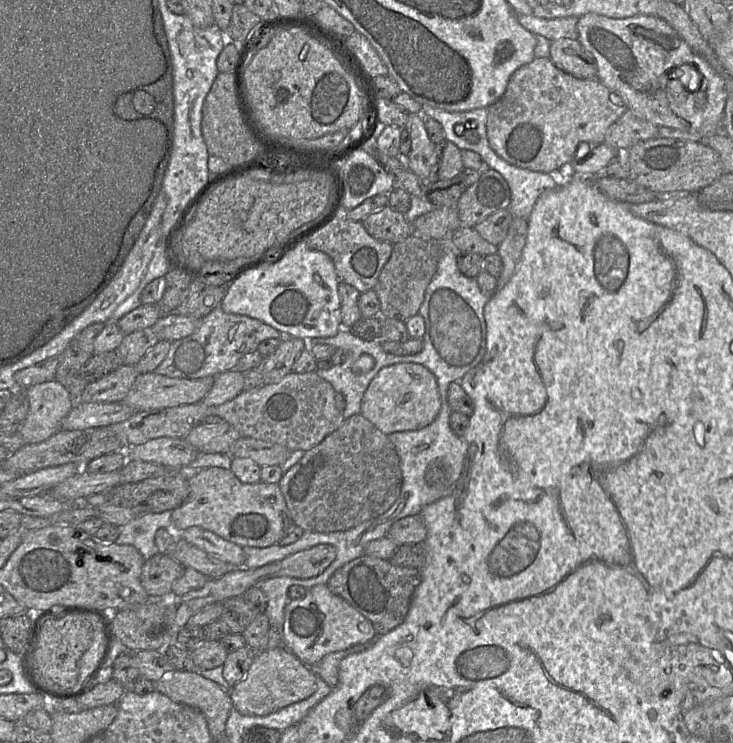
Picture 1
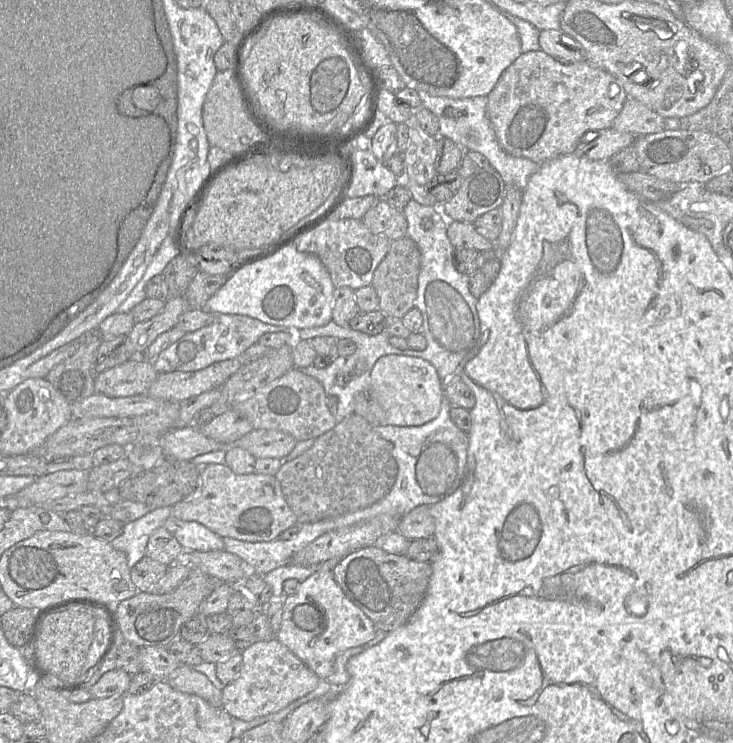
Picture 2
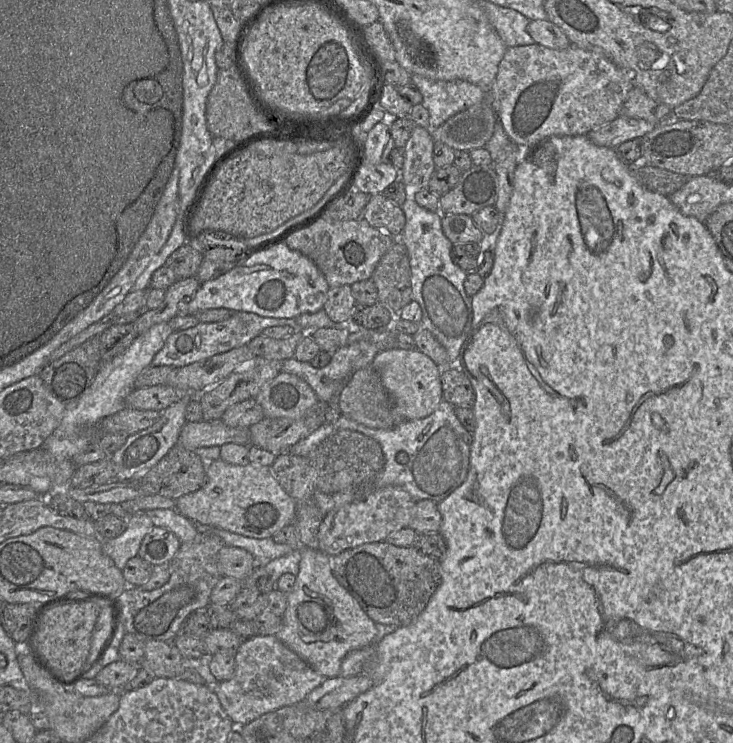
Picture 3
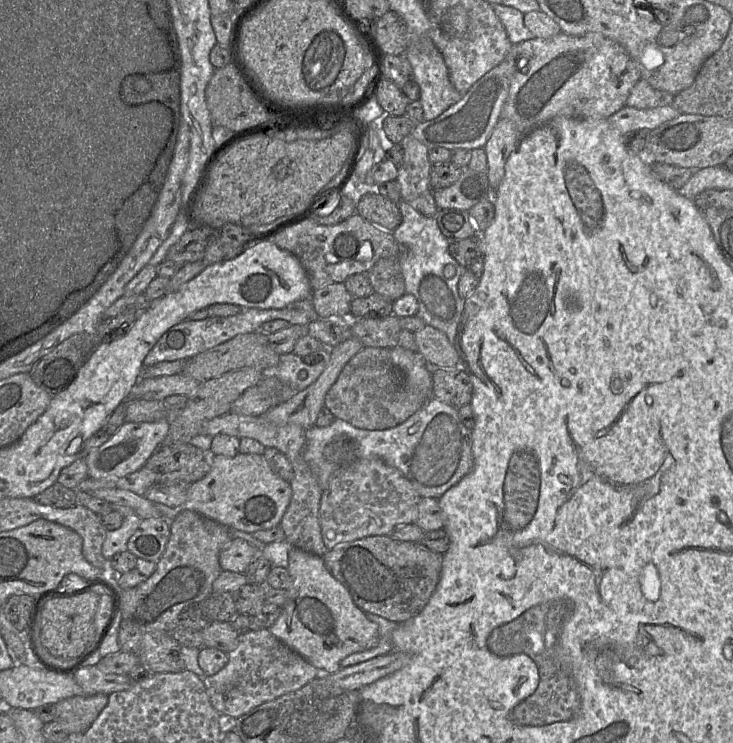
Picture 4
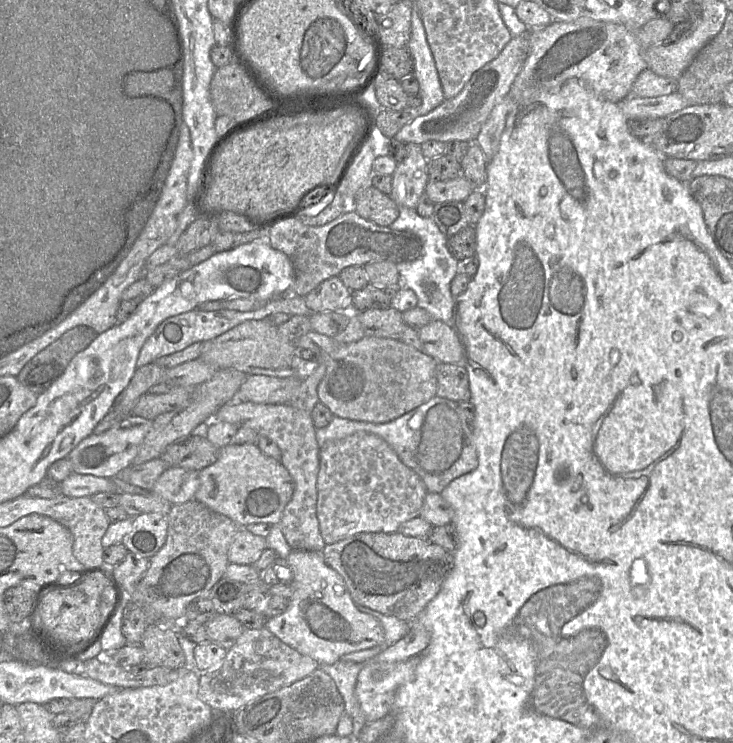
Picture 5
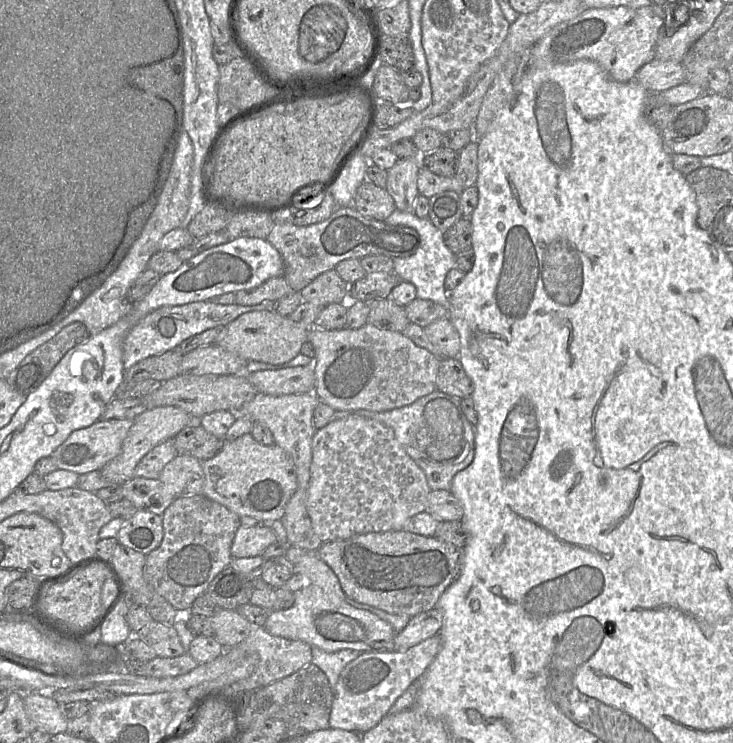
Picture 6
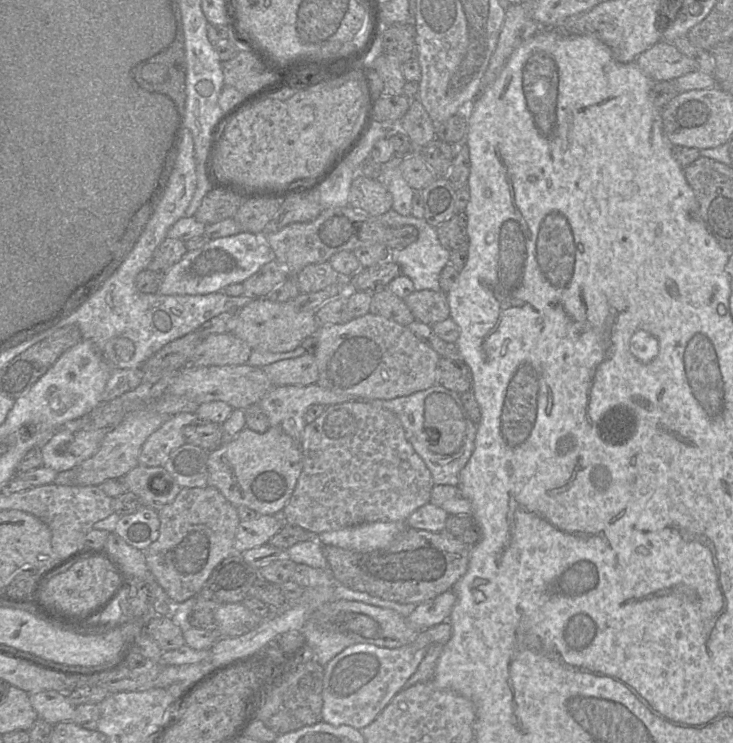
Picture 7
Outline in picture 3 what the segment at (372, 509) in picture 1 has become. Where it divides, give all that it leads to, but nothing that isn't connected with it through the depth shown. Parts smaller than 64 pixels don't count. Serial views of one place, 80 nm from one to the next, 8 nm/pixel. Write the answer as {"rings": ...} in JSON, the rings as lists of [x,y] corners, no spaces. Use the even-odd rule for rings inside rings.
{"rings":[[[338,430],[325,438],[305,456],[281,453],[272,464],[272,473],[295,502],[310,499],[315,491],[326,494],[343,493],[361,499],[374,490],[374,478],[384,467],[380,444],[355,431]]]}

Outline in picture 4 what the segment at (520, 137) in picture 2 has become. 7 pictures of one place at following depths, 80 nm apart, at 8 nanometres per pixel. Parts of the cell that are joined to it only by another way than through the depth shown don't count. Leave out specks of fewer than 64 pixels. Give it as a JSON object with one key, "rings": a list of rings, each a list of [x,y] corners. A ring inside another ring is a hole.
{"rings":[[[564,32],[548,38],[536,38],[512,45],[516,70],[511,78],[502,118],[510,120],[521,137],[555,117],[609,119],[626,105],[628,96],[641,78],[640,71],[627,51],[601,33],[571,36]]]}

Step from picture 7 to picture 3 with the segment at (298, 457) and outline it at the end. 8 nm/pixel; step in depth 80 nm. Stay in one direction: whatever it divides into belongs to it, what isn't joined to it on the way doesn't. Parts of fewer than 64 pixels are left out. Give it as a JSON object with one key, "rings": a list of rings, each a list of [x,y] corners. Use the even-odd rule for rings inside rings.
{"rings":[[[222,459],[205,462],[205,484],[175,500],[175,510],[197,526],[264,539],[271,538],[277,531],[294,523],[296,502],[274,477],[271,467],[251,463],[245,466],[233,465]]]}

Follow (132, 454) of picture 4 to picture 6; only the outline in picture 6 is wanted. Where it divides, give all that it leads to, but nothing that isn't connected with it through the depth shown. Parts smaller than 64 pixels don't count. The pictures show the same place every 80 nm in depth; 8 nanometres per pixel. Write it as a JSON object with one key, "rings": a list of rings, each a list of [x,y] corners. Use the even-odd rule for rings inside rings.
{"rings":[[[100,418],[91,426],[73,431],[69,437],[52,453],[58,469],[71,471],[78,475],[100,471],[107,463],[117,457],[121,450],[133,419]]]}

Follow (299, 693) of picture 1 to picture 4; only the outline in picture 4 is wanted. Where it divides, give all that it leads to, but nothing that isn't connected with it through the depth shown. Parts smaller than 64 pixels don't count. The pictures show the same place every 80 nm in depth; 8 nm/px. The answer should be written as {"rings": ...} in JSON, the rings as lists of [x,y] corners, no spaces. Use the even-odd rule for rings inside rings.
{"rings":[[[267,628],[240,634],[239,642],[228,652],[228,658],[220,671],[203,680],[212,706],[222,716],[223,727],[226,727],[227,719],[236,719],[264,702],[298,690],[320,674],[320,670],[281,643]]]}

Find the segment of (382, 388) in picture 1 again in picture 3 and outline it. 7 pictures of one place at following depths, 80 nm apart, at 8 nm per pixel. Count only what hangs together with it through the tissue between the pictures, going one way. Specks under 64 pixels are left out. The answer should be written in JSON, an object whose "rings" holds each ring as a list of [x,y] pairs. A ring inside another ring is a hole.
{"rings":[[[393,348],[378,353],[372,363],[388,393],[393,410],[404,420],[422,419],[432,414],[443,399],[442,368],[417,349]]]}

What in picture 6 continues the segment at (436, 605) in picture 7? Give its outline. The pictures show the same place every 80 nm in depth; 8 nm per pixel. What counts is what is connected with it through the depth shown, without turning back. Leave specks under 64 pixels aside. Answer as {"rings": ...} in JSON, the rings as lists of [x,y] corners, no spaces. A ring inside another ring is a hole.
{"rings":[[[436,607],[411,617],[403,630],[396,634],[393,651],[405,652],[427,638],[439,633],[442,613]]]}

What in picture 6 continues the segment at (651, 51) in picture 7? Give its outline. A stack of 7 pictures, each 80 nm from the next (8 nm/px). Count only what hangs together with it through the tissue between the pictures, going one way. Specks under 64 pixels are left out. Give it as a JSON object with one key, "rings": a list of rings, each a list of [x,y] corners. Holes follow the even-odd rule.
{"rings":[[[654,58],[636,73],[637,81],[649,93],[659,93],[685,82],[682,63]]]}

